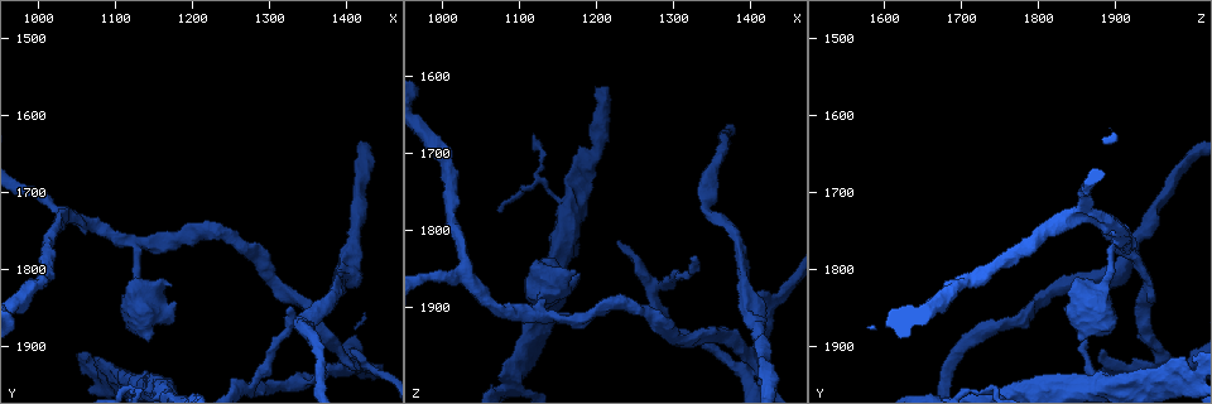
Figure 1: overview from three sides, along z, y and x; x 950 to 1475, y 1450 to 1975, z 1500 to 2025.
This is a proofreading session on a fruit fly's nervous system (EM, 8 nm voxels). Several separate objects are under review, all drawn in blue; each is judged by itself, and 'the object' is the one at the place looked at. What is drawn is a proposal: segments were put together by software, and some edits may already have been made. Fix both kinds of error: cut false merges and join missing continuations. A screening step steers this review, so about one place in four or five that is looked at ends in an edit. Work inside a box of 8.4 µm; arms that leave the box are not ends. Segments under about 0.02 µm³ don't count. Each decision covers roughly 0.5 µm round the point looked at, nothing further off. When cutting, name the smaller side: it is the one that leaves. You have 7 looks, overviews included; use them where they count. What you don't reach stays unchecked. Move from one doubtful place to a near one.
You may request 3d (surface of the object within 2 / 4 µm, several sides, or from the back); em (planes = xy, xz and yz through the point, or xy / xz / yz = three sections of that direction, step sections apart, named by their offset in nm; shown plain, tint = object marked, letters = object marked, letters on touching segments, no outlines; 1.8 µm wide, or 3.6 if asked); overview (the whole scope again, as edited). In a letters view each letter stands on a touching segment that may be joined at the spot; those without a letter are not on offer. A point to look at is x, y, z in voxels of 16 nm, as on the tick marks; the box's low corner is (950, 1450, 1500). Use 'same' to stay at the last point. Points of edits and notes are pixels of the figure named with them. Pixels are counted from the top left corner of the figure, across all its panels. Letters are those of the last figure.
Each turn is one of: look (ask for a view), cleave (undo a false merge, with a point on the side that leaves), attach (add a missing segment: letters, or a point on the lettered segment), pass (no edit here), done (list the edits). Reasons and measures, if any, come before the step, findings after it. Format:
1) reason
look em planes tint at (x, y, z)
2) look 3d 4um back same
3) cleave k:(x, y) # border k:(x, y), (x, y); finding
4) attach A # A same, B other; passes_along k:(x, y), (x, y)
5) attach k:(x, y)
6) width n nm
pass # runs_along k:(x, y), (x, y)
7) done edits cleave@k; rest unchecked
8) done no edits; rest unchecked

calibre changes
look em xy step 4 letters at (1090, 1945, 1995)

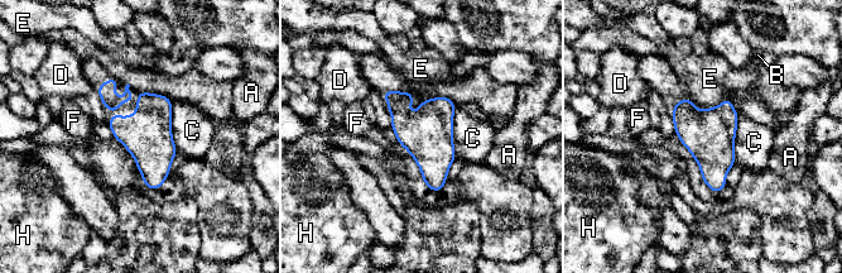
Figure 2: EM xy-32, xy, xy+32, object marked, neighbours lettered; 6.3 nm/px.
width 320 nm
pass # A other, B other, C other, D other, E other, F other, H other; border 2:(705, 109), (729, 99), (739, 114); one neuron here

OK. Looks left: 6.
branch point
look 3d 2um at (1130, 1765, 1900)

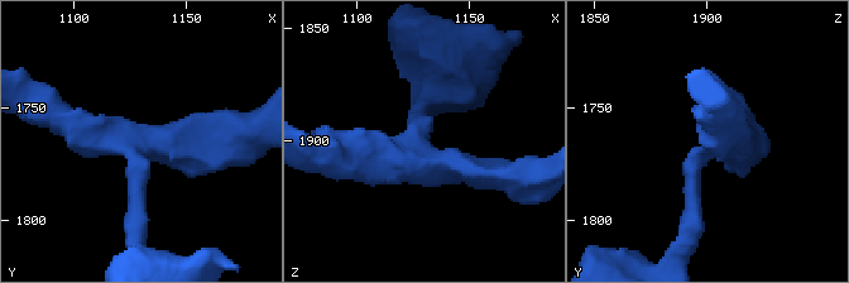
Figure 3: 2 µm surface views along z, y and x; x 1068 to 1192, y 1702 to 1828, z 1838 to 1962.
look em planes letters at (1128, 1769, 1900)

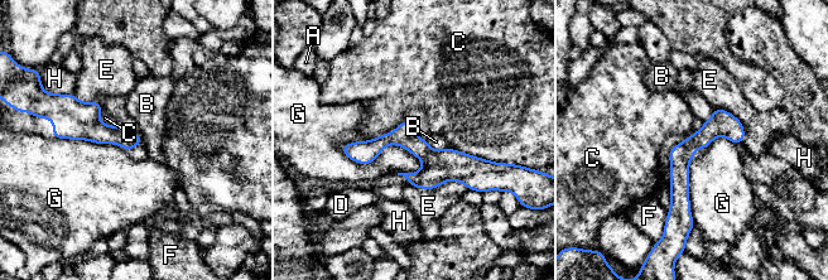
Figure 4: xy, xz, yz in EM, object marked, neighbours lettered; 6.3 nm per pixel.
pass # A other, B other, C other, D other, E other, F other, G other, H other; border 4:(452, 148), (499, 163); one neuron here

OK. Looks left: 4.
arms part here
look 3d 4um at (1040, 1725, 1860)

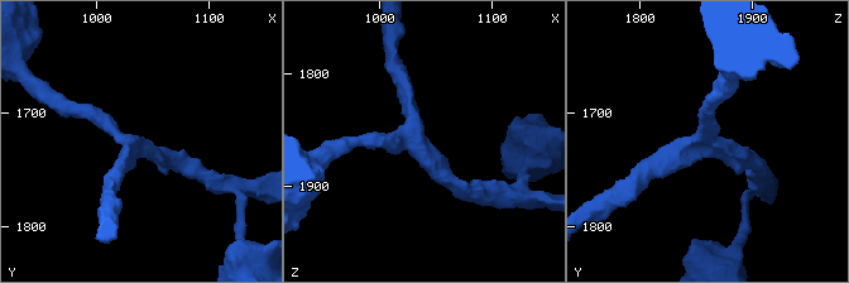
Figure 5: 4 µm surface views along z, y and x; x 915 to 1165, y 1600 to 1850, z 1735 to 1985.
arms 3; arm_widths 220, 220, 220 nm
look em yz step 16 tint at (1034, 1724, 1858)

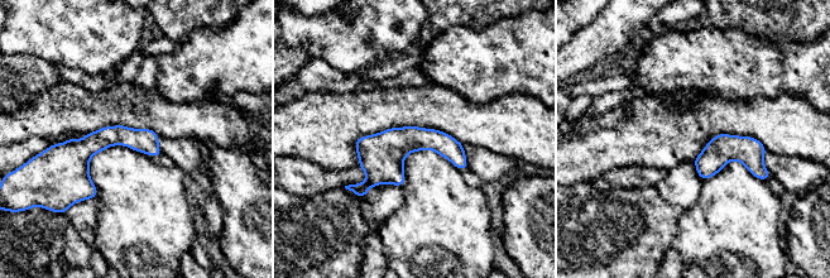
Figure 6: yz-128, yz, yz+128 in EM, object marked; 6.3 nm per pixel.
look em xz step 4 letters same

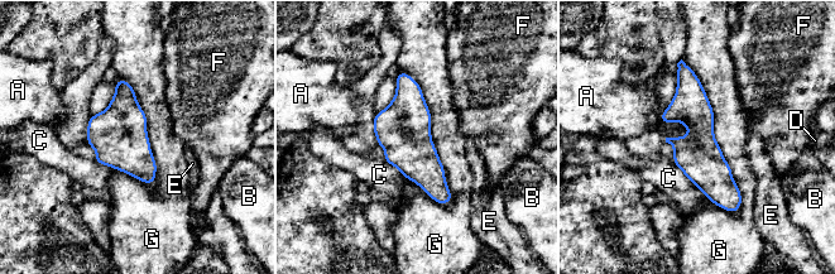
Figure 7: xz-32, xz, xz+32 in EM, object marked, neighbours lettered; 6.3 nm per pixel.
pass # A other, B other, C other, D other, E other, F other, G other; one neuron here

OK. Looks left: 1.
done no edits; rest unchecked

